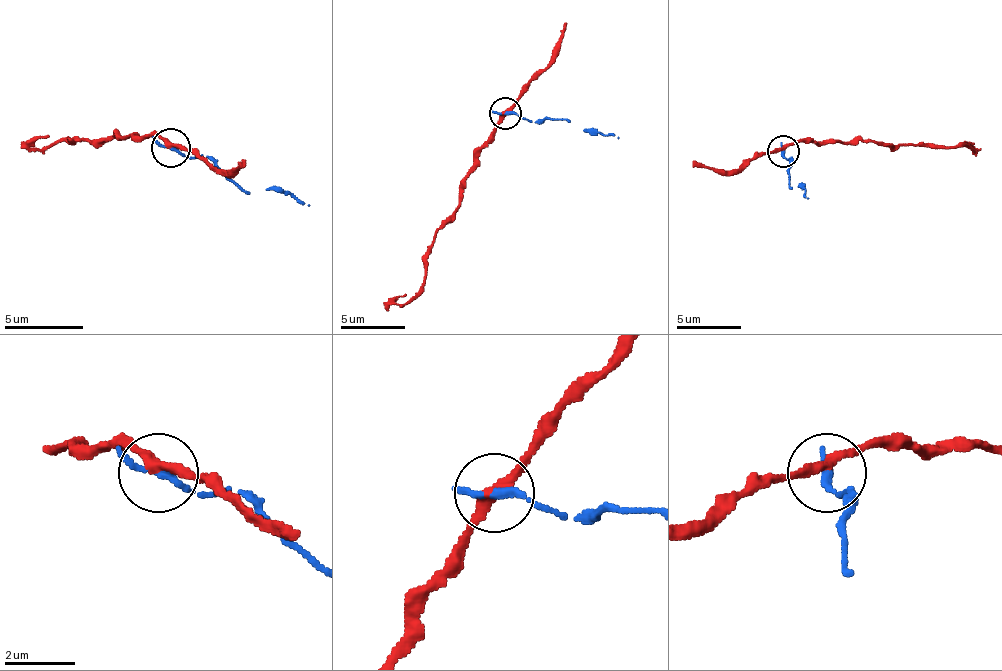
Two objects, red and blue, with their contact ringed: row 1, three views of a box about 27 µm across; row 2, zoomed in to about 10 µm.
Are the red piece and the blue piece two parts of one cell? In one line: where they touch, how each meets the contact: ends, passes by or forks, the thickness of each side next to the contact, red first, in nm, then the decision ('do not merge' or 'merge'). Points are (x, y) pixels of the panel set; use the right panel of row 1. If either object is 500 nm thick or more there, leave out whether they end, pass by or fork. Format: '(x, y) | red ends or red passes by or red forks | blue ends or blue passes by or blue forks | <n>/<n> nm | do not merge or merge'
(783, 151) | red passes by | blue passes by | 280/180 nm | do not merge

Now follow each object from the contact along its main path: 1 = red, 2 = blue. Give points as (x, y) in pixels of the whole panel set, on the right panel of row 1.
1: (782, 152), (798, 142), (952, 146), (975, 152), (965, 142)
2: (782, 152), (791, 158), (788, 184), (801, 184), (808, 197)

